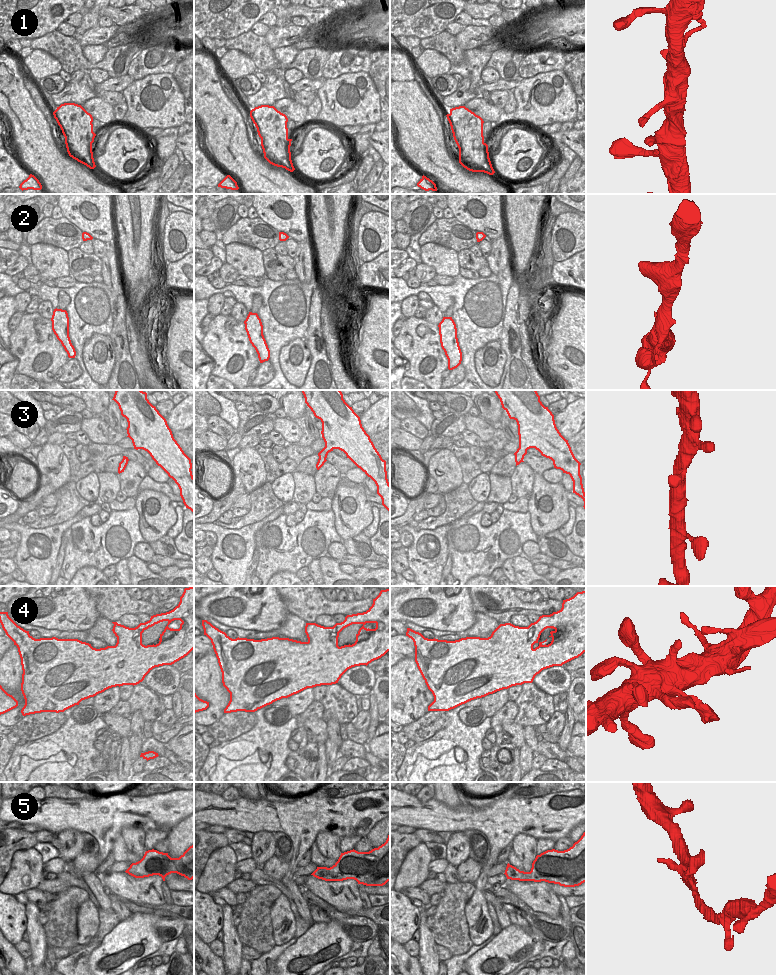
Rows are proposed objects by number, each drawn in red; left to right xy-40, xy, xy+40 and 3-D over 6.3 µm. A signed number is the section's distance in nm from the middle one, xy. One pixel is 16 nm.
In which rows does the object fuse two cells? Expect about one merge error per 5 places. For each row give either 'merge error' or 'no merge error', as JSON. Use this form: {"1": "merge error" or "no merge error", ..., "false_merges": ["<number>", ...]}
{"1": "no merge error", "2": "no merge error", "3": "no merge error", "4": "no merge error", "5": "no merge error", "false_merges": []}

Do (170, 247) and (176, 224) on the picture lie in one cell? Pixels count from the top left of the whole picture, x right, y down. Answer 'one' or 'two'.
one

